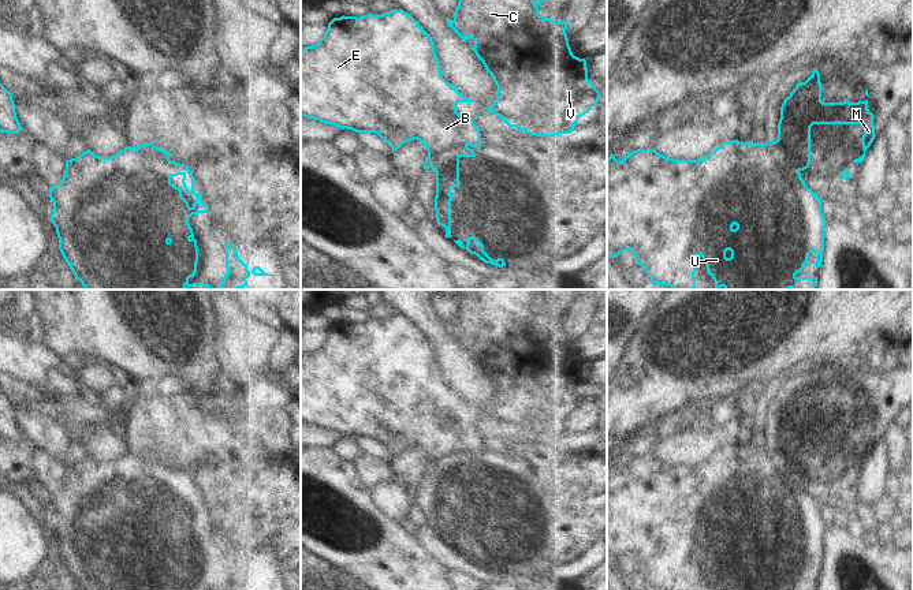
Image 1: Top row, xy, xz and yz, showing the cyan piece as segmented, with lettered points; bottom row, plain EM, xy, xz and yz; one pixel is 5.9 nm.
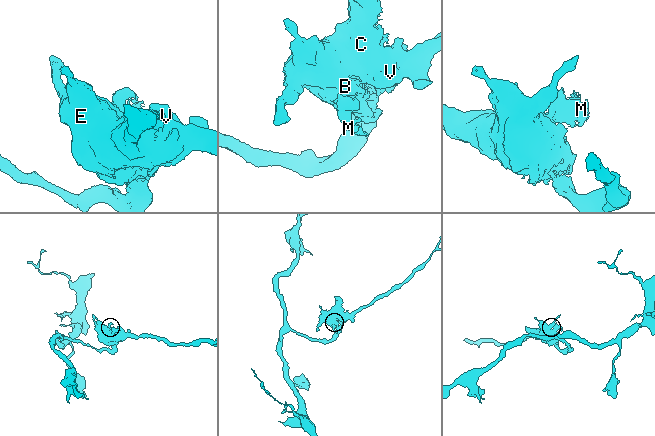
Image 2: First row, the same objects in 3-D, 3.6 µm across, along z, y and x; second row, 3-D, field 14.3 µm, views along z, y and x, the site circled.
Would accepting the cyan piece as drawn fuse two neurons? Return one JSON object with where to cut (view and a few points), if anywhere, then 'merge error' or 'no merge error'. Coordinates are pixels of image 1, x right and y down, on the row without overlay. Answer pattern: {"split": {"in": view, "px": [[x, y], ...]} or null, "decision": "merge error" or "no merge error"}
{"split": {"in": "yz", "px": [[766, 450], [771, 458], [779, 452], [781, 474], [800, 482]]}, "decision": "merge error"}

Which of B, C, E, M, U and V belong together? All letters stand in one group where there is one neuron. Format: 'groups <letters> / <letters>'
groups B C E U V / M

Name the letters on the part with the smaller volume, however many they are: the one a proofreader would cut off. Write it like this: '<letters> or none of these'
M

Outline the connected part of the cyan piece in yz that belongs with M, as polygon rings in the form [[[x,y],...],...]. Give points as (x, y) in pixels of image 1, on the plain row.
[[[817,376],[812,377],[812,381],[801,389],[797,389],[789,403],[785,404],[780,412],[780,425],[778,429],[778,444],[775,448],[767,448],[768,456],[772,459],[776,452],[785,456],[786,466],[780,470],[782,477],[789,482],[801,482],[801,478],[806,475],[810,470],[810,433],[813,430],[864,430],[864,441],[861,444],[864,460],[853,468],[862,468],[865,464],[865,458],[875,445],[875,432],[873,419],[868,415],[868,406],[858,408],[823,408],[821,407],[821,388],[820,378]]]

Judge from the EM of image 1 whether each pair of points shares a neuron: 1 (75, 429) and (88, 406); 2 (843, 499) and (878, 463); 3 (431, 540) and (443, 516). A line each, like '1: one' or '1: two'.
1: one
2: one
3: two

